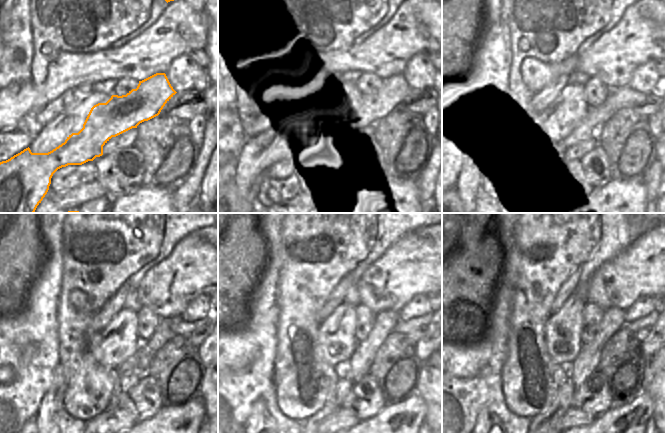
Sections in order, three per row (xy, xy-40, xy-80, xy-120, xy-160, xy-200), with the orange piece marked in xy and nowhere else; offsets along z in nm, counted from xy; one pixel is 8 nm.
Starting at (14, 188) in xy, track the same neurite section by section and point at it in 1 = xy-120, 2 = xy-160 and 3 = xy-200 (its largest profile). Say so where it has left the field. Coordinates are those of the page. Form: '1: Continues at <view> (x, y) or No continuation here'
1: Continues at xy-120 (118, 342)
2: Continues at xy-160 (337, 341)
3: Continues at xy-200 (563, 330).

